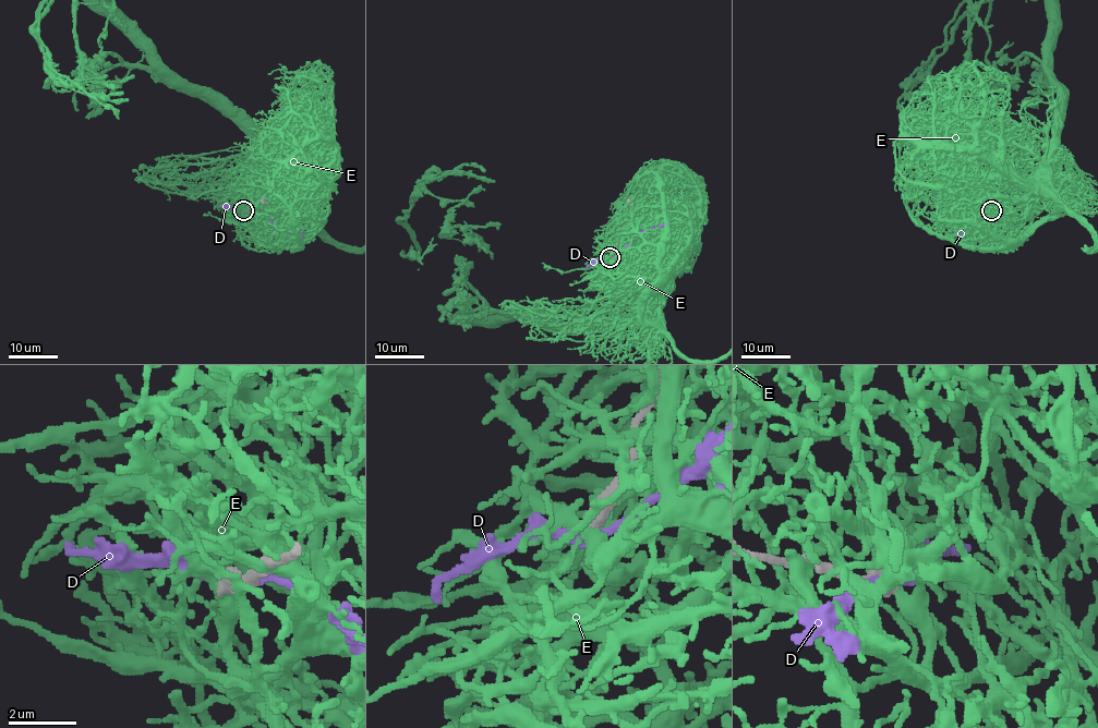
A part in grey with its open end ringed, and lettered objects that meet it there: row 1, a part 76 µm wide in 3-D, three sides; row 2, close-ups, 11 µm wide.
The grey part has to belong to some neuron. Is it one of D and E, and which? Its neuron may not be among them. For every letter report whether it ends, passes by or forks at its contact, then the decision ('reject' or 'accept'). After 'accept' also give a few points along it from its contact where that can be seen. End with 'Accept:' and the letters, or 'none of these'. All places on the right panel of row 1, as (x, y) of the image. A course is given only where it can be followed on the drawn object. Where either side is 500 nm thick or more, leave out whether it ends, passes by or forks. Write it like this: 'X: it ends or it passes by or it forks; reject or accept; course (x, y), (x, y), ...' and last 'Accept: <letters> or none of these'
D: reject
E: reject
Accept: none of these

